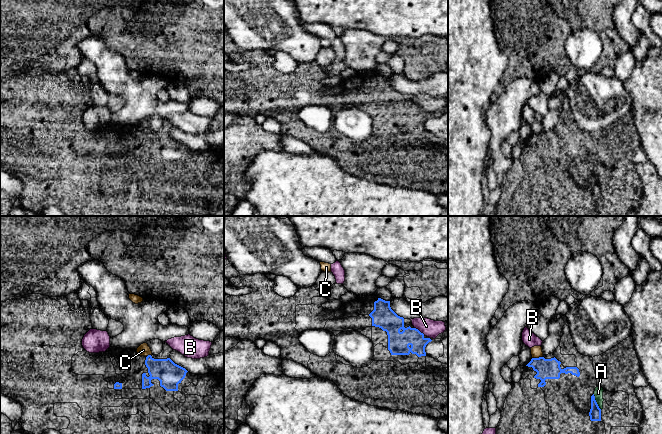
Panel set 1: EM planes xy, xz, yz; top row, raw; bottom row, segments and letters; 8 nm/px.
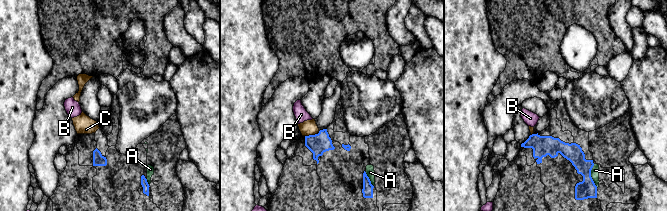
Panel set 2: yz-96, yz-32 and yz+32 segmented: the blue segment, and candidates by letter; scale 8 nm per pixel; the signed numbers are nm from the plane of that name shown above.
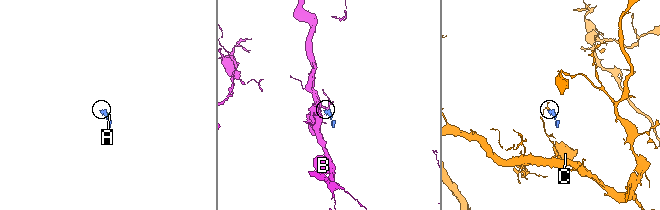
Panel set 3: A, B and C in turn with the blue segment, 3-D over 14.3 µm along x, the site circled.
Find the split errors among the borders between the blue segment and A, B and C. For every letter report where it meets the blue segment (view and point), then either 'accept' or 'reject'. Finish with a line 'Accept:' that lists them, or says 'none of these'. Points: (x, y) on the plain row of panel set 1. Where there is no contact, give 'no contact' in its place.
A: meets blue in yz at (596, 178); accept
B: meets blue in xz at (418, 106); reject
C: meets blue in yz at (536, 134); reject
Accept: A

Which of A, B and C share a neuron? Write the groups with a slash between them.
A / B / C

